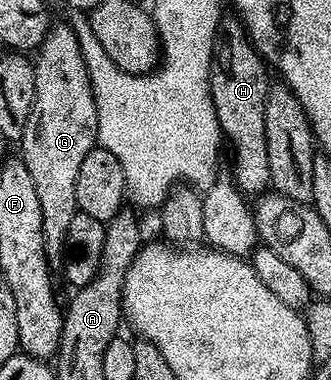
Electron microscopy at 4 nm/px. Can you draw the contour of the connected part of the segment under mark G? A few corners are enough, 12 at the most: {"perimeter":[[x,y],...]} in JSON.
{"perimeter":[[54,23],[35,50],[19,159],[62,259],[79,165],[97,142],[81,40]]}

